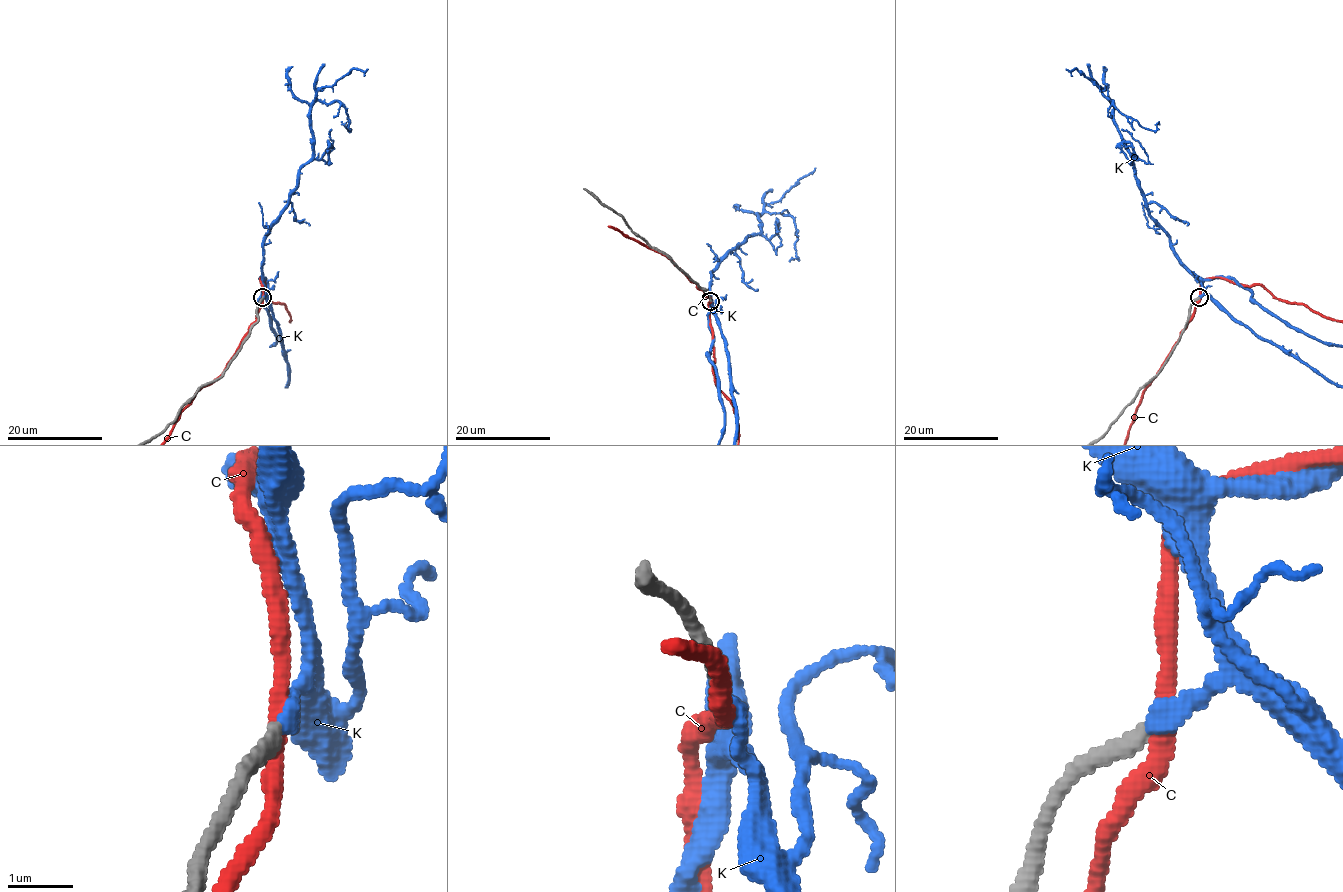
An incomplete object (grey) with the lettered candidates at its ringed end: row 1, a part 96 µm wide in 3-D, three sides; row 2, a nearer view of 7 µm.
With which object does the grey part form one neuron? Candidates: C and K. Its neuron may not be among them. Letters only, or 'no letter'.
K

